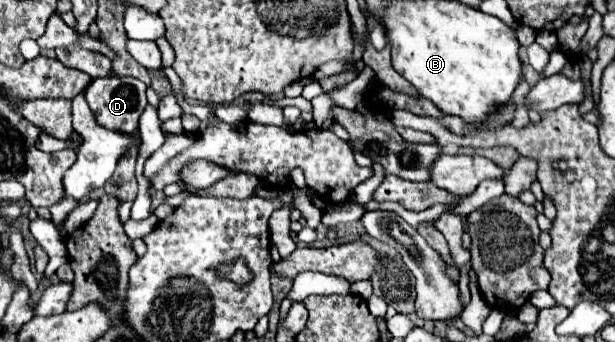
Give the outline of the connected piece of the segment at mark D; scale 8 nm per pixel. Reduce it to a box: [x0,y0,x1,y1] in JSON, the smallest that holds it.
[86,76,146,132]

